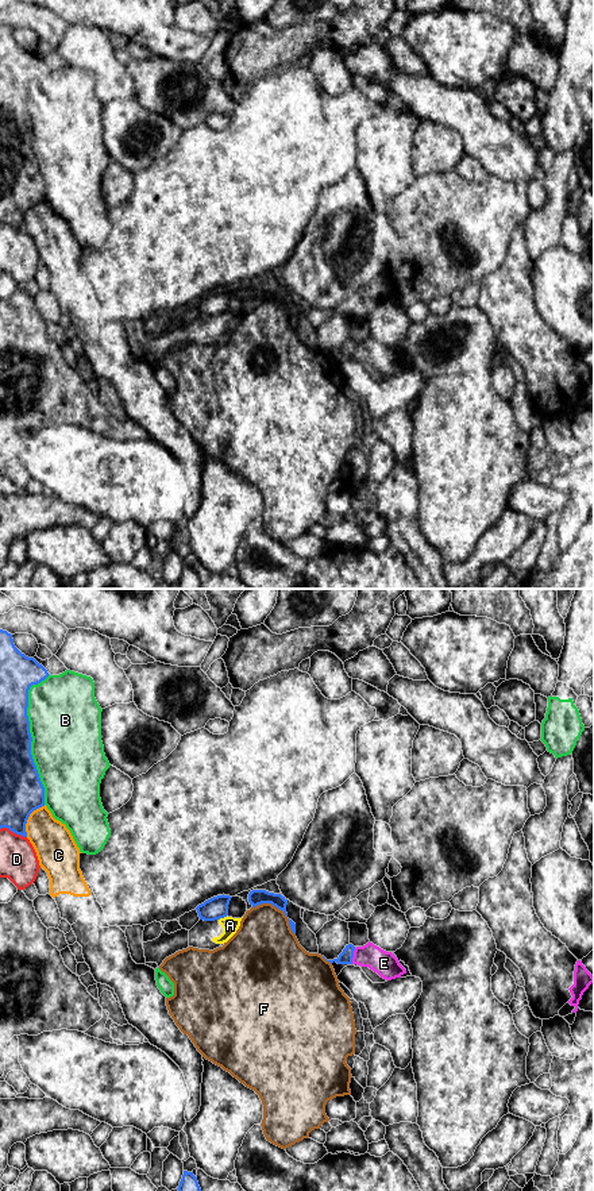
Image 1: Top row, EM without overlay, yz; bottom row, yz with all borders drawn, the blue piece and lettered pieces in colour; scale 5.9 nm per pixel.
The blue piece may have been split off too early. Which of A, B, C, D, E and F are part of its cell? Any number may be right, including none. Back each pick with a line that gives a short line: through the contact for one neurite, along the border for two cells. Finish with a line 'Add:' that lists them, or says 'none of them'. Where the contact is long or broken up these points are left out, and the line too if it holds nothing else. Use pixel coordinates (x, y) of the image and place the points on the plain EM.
Add: E

